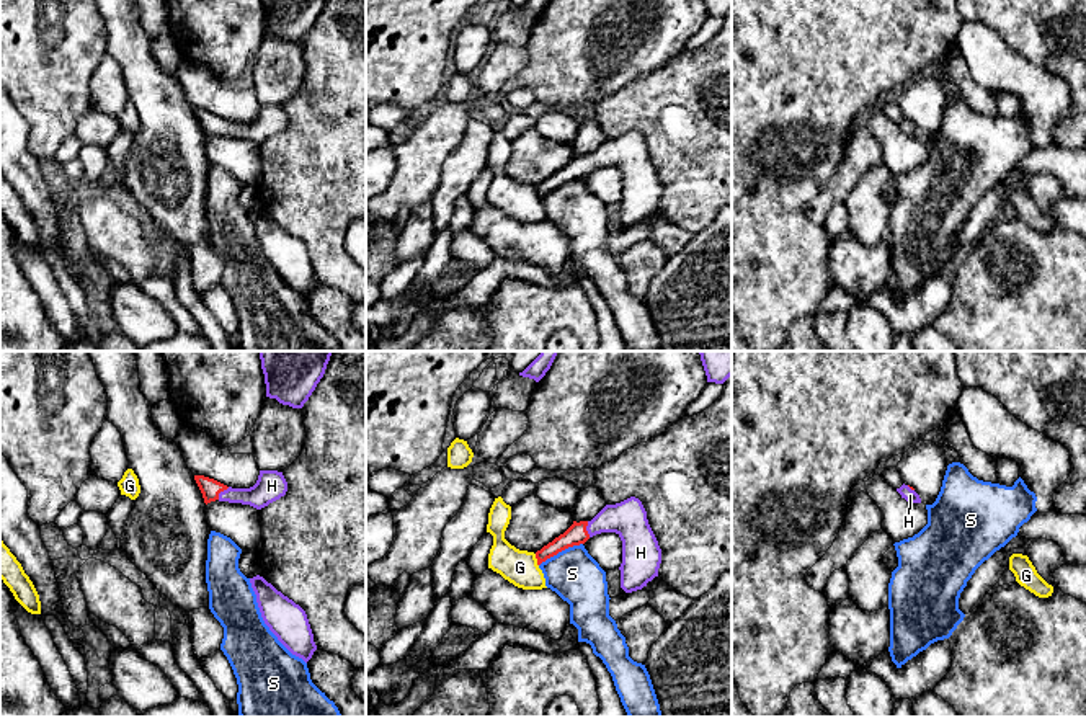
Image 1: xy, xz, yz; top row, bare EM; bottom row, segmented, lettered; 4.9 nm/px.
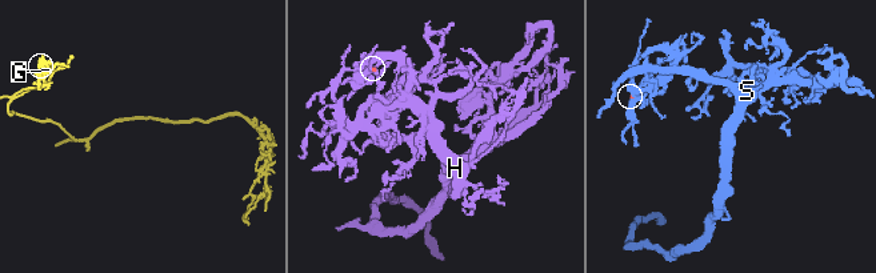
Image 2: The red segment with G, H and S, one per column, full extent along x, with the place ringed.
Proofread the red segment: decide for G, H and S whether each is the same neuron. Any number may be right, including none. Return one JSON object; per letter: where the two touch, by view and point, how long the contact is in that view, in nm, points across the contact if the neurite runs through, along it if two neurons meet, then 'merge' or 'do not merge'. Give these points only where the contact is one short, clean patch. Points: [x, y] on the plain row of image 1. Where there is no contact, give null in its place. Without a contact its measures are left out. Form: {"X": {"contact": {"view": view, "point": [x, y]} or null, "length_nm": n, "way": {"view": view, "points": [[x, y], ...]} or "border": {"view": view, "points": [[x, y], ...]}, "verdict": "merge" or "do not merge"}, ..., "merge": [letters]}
{"G": {"contact": {"view": "xz", "point": [538, 195]}, "length_nm": 70, "border": {"view": "xz", "points": [[534, 188], [538, 200]]}, "verdict": "do not merge"}, "H": {"contact": {"view": "xy", "point": [221, 124]}, "length_nm": 90, "way": {"view": "xy", "points": [[209, 121], [221, 124], [260, 129], [271, 120]]}, "verdict": "merge"}, "S": {"contact": {"view": "xz", "point": [560, 185]}, "length_nm": 240, "border": {"view": "xz", "points": [[582, 177], [559, 185], [539, 200]]}, "verdict": "do not merge"}, "merge": ["H"]}

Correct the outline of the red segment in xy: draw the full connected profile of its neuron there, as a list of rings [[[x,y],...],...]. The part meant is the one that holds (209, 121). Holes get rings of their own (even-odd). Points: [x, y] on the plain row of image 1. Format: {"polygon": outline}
{"polygon": [[[260,105],[256,118],[250,122],[232,122],[204,109],[194,109],[194,114],[206,139],[219,134],[250,139],[261,144],[284,131],[287,126],[287,116],[283,106],[278,105]]]}

